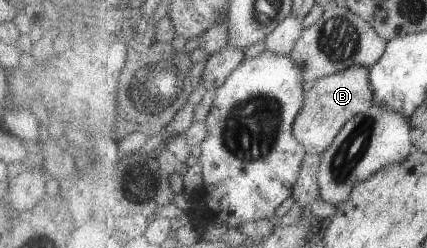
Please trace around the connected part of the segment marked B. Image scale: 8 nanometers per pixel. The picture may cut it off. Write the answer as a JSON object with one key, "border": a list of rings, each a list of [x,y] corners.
{"border":[[[352,66],[306,85],[303,109],[293,124],[294,136],[306,147],[307,154],[321,156],[332,146],[338,133],[352,118],[374,106],[375,94],[370,82],[371,70]]]}

